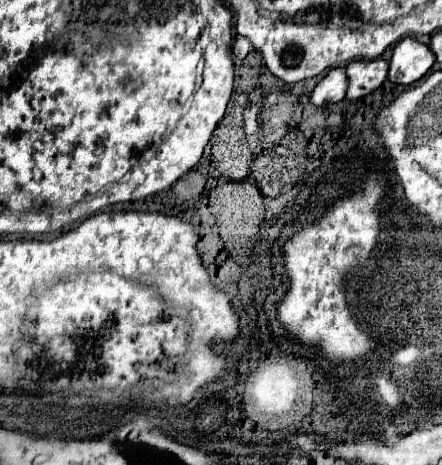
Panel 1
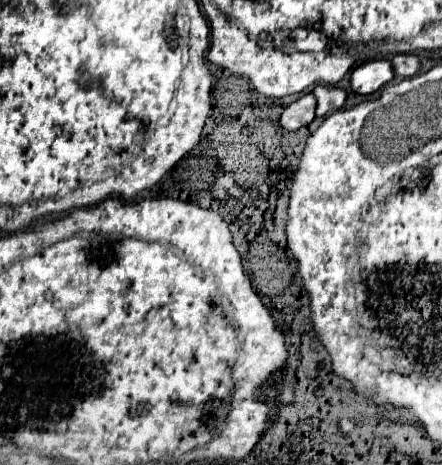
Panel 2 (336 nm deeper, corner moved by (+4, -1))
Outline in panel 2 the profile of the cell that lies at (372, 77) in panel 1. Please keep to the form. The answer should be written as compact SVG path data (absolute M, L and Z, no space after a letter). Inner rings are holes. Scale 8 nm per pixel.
M334 86L334 88L314 88L312 94L318 100L316 116L326 116L330 112L336 112L346 102L346 90L338 88L338 86Z

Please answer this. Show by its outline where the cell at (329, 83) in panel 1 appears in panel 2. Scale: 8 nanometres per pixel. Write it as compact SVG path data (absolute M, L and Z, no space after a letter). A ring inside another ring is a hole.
M304 94L298 98L294 104L290 104L282 116L280 116L280 126L284 130L298 130L302 126L308 126L314 120L316 112L316 100L314 94Z

